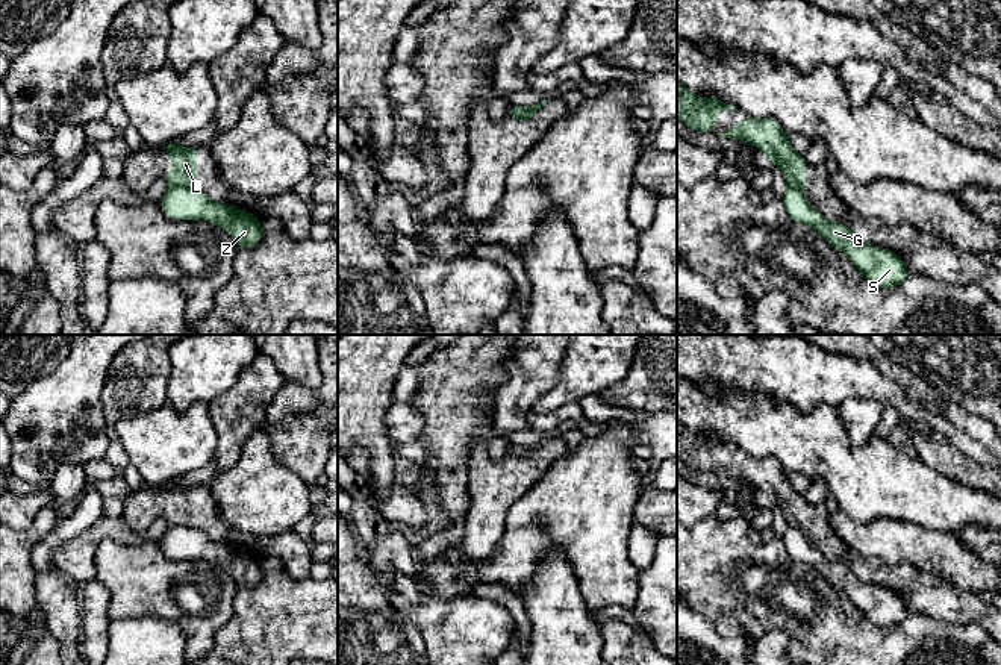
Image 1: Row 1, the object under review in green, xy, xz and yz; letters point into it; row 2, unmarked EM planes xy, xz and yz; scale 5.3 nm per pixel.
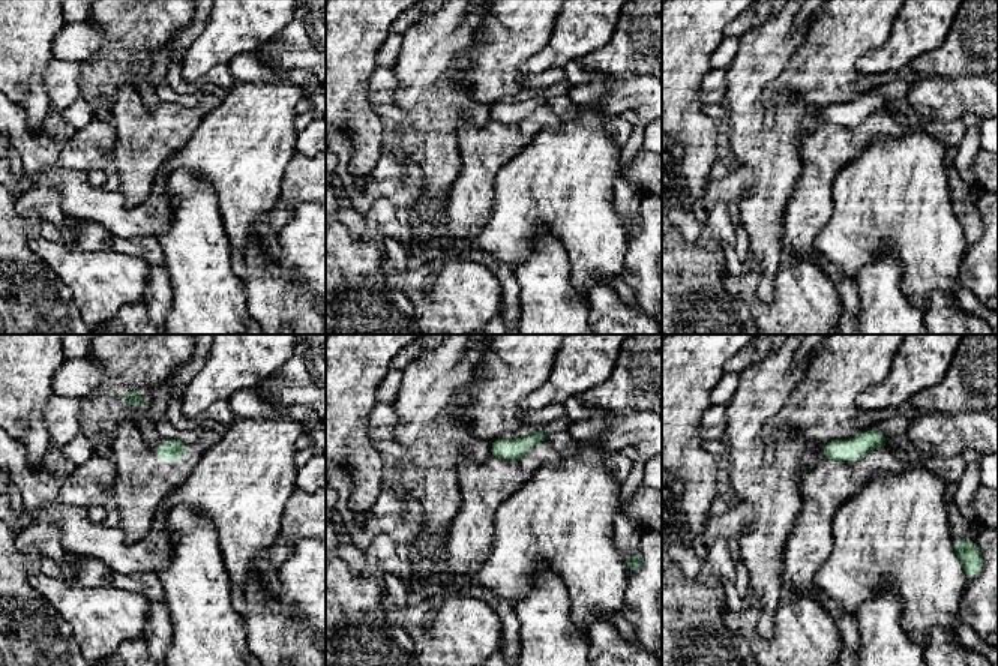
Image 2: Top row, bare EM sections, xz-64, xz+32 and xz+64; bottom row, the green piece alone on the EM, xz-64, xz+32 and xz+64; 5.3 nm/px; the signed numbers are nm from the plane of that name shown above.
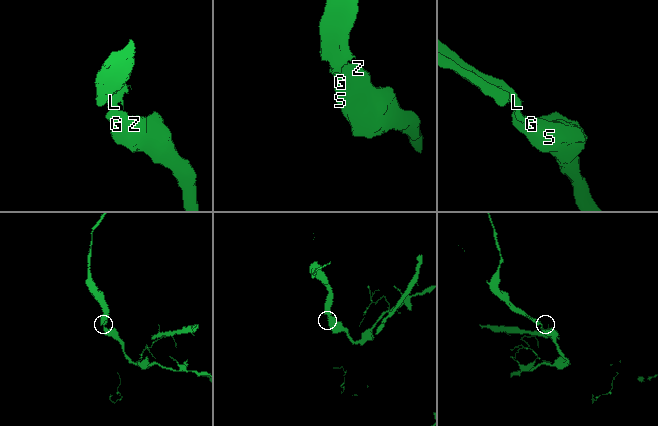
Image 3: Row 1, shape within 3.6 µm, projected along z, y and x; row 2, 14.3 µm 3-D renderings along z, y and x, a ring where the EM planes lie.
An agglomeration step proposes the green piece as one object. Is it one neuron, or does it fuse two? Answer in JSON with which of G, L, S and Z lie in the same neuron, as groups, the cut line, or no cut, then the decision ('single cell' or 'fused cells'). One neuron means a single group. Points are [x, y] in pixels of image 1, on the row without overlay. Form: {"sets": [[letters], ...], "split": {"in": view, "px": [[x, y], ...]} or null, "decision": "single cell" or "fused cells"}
{"sets": [["G", "S", "Z"], ["L"]], "split": {"in": "xy", "px": [[170, 524], [196, 527]]}, "decision": "fused cells"}

